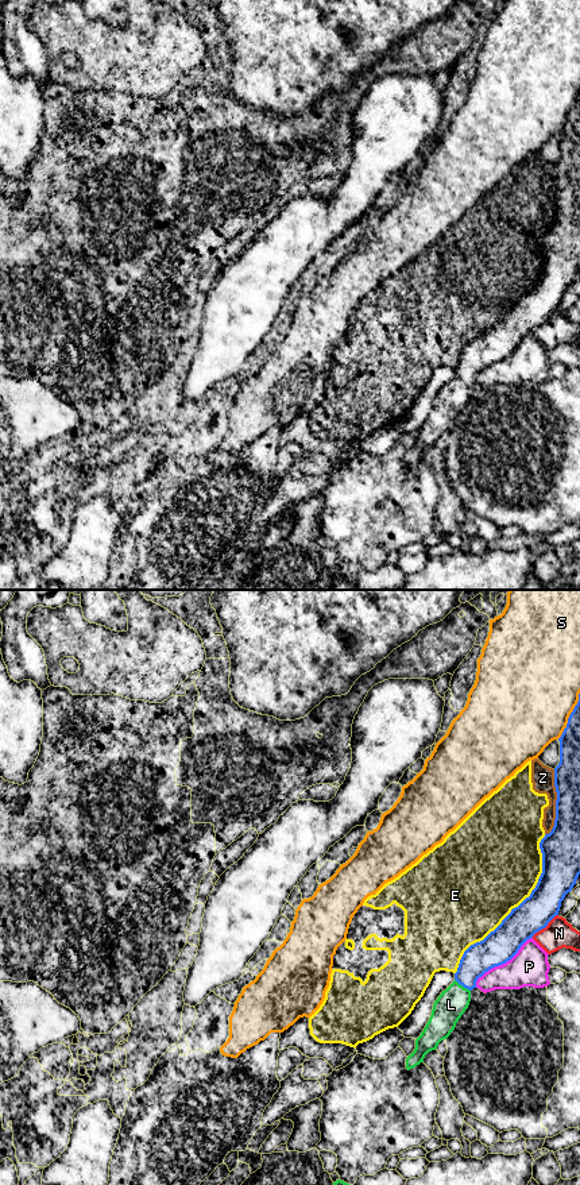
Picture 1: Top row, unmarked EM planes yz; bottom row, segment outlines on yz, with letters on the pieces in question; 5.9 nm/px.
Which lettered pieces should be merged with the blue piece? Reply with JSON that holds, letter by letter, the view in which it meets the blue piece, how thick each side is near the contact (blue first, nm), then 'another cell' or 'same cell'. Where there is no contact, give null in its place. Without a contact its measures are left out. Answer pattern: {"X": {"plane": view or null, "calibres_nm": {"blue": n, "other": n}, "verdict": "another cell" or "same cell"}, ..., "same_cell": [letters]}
{"E": {"plane": "yz", "calibres_nm": {"blue": 200, "other": 500}, "verdict": "another cell"}, "L": {"plane": "yz", "calibres_nm": {"blue": 180, "other": 180}, "verdict": "same cell"}, "N": {"plane": "yz", "calibres_nm": {"blue": 200, "other": 170}, "verdict": "another cell"}, "P": {"plane": "yz", "calibres_nm": {"blue": 200, "other": 220}, "verdict": "another cell"}, "S": {"plane": "yz", "calibres_nm": {"blue": 130, "other": 500}, "verdict": "another cell"}, "Z": {"plane": "yz", "calibres_nm": {"blue": 200, "other": 140}, "verdict": "another cell"}, "same_cell": ["L"]}

